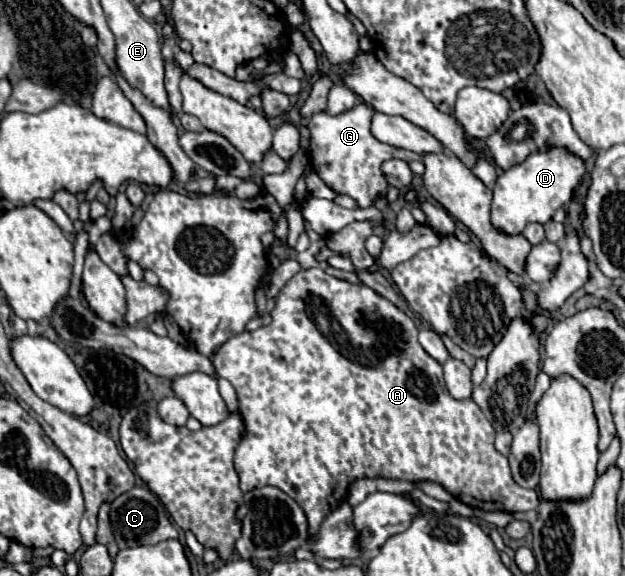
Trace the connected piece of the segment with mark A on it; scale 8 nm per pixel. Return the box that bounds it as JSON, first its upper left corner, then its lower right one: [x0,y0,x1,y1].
[212,269,540,533]

